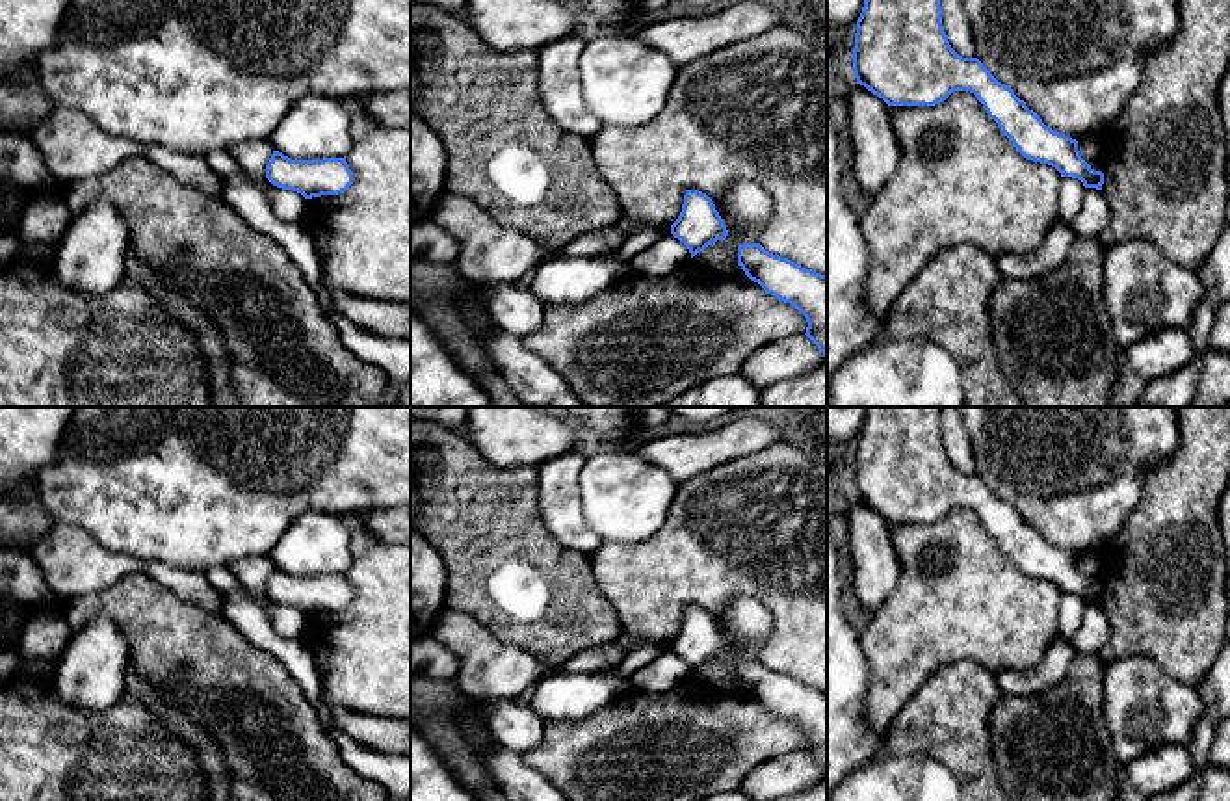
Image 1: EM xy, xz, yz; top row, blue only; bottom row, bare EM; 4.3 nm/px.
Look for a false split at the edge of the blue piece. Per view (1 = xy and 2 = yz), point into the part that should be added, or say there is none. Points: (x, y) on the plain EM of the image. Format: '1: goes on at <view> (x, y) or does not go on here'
1: does not go on here
2: does not go on here

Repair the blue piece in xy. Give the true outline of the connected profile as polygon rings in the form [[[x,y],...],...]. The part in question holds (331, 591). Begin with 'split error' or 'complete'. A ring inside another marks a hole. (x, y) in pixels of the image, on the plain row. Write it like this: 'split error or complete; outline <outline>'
complete; outline [[[273,567],[266,595],[282,606],[301,610],[305,615],[338,611],[353,600],[353,587],[344,574],[292,576]]]

